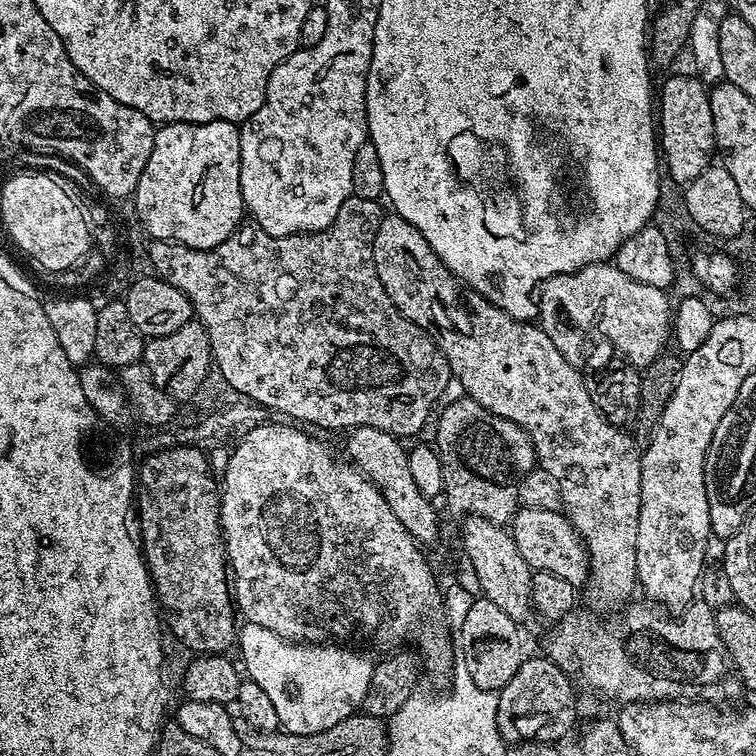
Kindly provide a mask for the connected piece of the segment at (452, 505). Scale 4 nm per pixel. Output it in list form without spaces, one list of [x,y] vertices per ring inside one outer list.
[[[461,395],[459,399],[450,401],[448,405],[445,403],[439,409],[440,417],[439,412],[435,417],[437,420],[434,447],[442,462],[443,499],[446,498],[447,508],[457,518],[473,515],[485,520],[495,520],[501,526],[507,525],[521,507],[521,480],[531,468],[537,467],[536,448],[532,445],[532,439],[505,416],[490,414],[486,406],[478,406],[478,402],[474,402],[469,396]]]

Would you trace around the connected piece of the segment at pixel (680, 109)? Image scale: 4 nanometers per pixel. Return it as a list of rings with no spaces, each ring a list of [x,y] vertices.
[[[695,74],[672,76],[658,88],[658,148],[667,175],[669,172],[673,182],[680,186],[698,178],[714,160],[714,114],[710,114],[708,93],[709,89]]]

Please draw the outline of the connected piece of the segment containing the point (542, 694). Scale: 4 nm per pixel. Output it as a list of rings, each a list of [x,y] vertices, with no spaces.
[[[529,655],[518,666],[518,674],[507,686],[512,692],[512,712],[501,711],[498,730],[505,745],[520,744],[524,740],[560,742],[576,724],[576,688],[573,677],[564,672],[547,655]]]

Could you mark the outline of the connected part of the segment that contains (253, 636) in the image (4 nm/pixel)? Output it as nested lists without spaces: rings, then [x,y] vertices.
[[[245,623],[238,632],[239,648],[239,663],[247,679],[262,686],[278,714],[280,728],[290,734],[318,734],[318,730],[338,726],[361,711],[370,690],[373,657],[339,648],[336,642],[287,640],[266,626]]]

